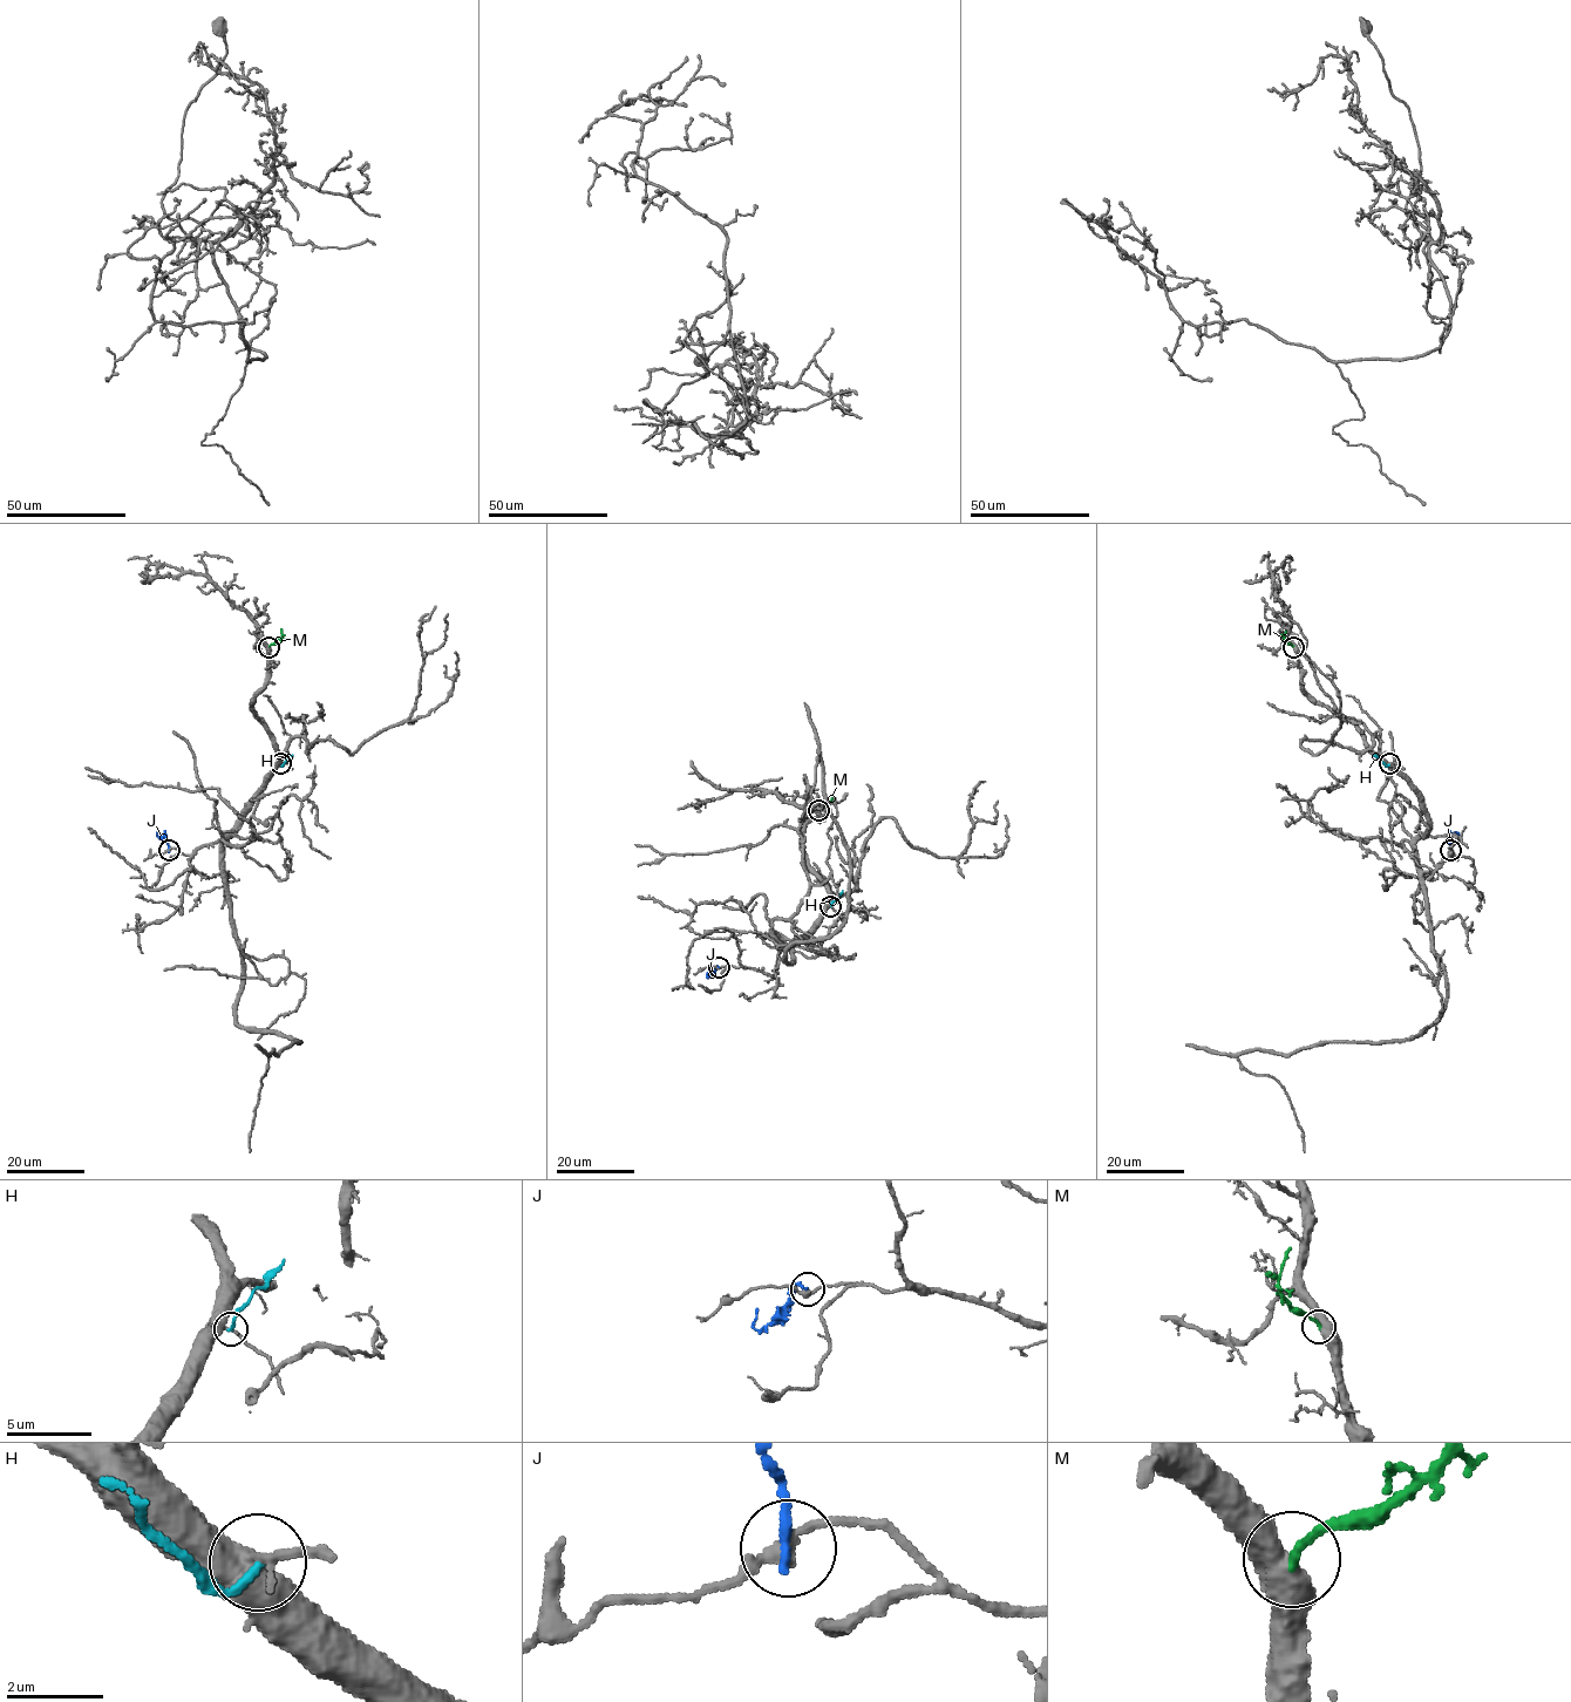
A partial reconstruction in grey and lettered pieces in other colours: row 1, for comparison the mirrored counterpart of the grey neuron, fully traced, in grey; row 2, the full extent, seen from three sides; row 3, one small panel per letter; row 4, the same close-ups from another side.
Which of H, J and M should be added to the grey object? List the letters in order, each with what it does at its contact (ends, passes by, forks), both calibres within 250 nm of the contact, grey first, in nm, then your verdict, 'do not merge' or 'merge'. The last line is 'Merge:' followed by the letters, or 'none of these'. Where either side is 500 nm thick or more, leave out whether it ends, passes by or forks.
H: it ends; calibres 320 and 180 nm; do not merge
J: it ends; calibres 280 and 240 nm; do not merge
M: calibres 550 and 200 nm; merge
Merge: M

